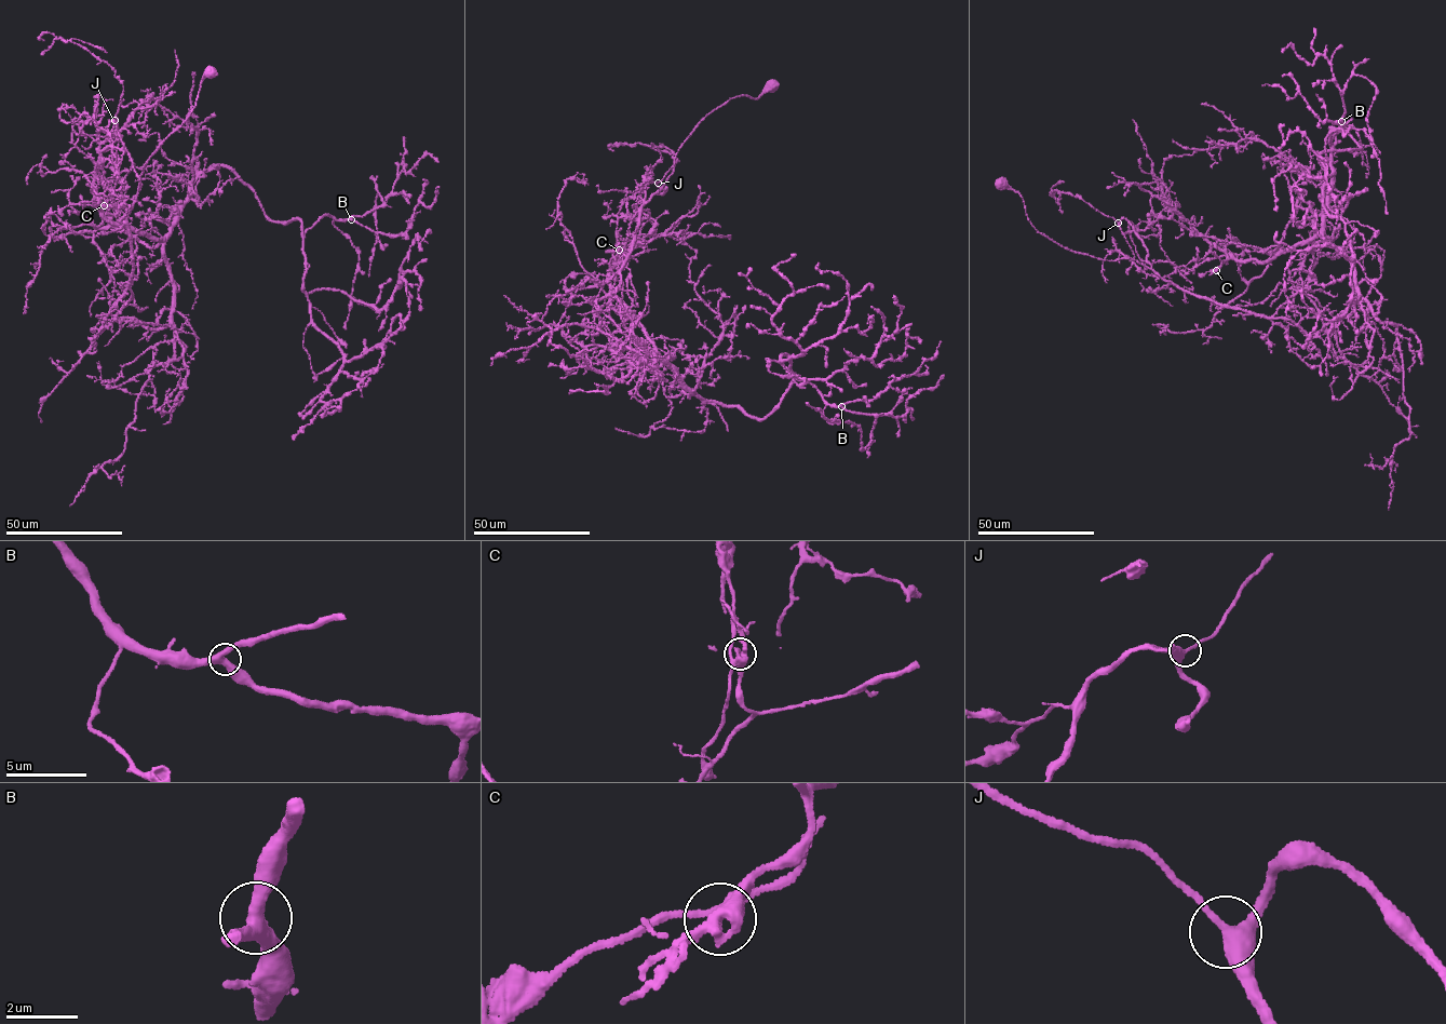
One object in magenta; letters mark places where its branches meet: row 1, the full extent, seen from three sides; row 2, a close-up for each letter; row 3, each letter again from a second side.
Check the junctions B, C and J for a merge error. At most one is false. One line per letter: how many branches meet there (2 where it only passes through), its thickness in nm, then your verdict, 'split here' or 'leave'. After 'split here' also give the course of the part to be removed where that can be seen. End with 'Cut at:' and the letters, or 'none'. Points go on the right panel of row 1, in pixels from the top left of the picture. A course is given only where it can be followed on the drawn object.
B: 3 | 400 nm | leave
C: 3 | 380 nm | split here | (1216, 270), (1221, 241), (1173, 219), (1122, 232), (1146, 273), (1311, 337), (1365, 279), (1381, 296), (1375, 315)
J: 3 | 400 nm | leave
Cut at: C

